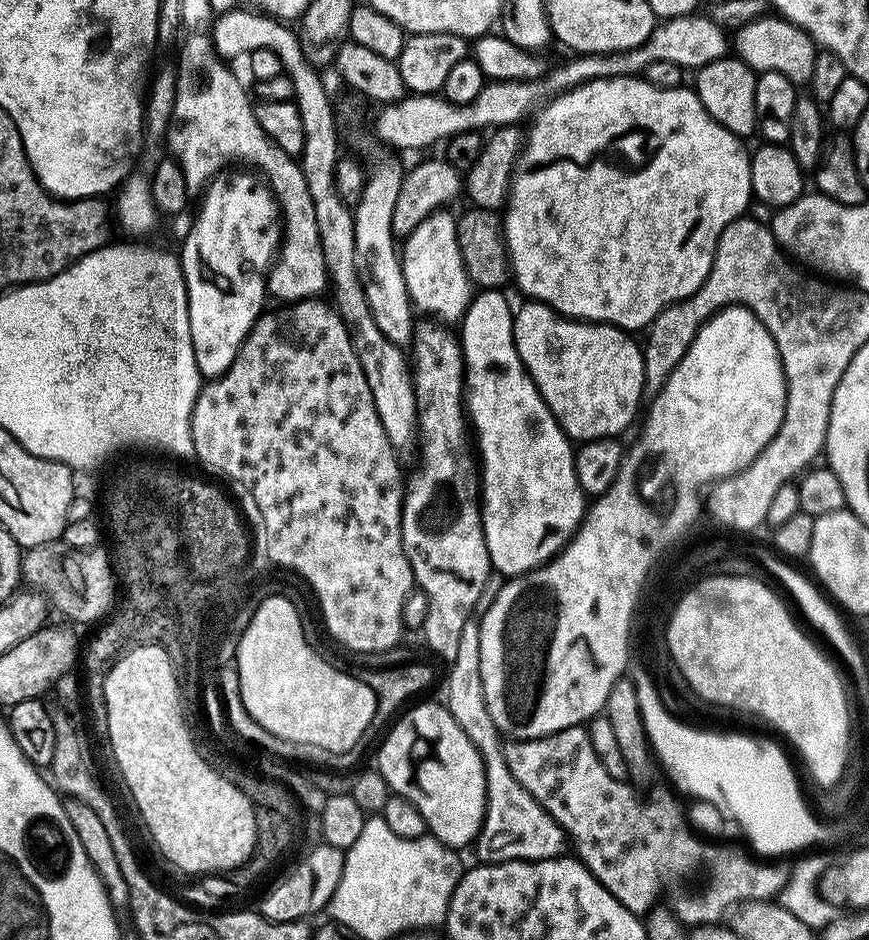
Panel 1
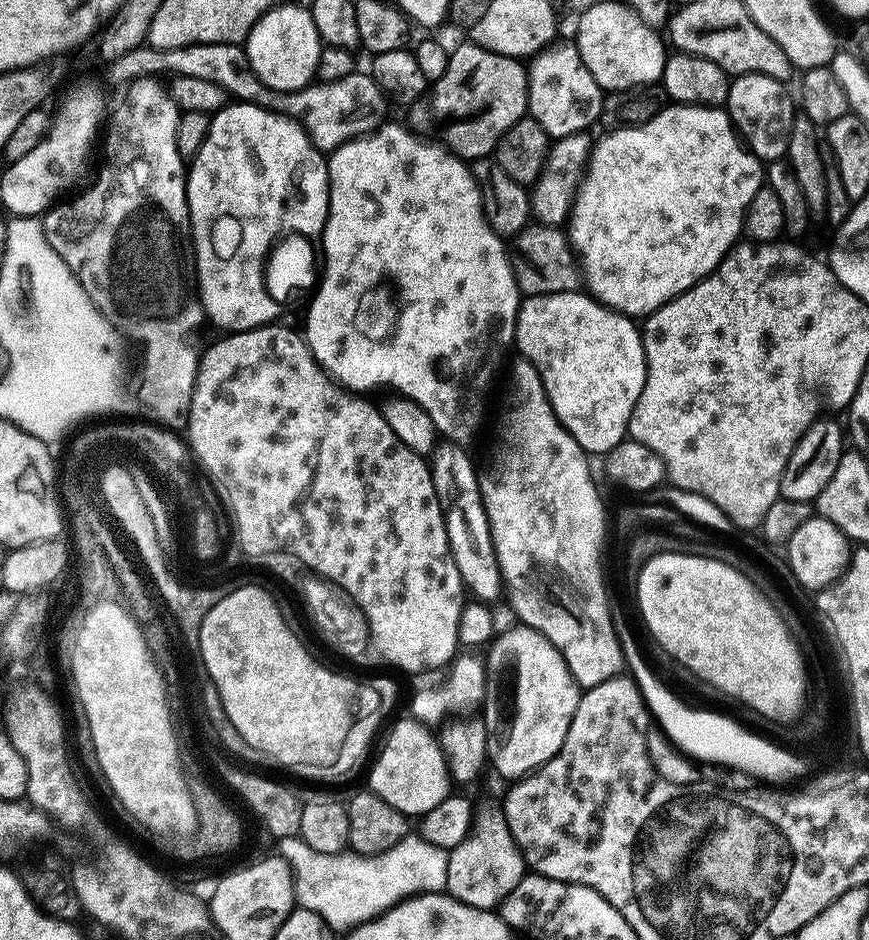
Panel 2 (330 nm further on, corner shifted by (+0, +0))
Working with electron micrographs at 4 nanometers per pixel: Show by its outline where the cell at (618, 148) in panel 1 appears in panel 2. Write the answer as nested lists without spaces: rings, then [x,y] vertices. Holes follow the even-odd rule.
[[[695,104],[664,106],[661,107],[659,114],[650,118],[650,122],[616,126],[613,129],[613,132],[606,133],[601,140],[597,139],[592,145],[592,151],[572,202],[572,211],[566,221],[566,235],[573,253],[578,257],[582,280],[586,288],[588,284],[587,291],[592,299],[600,301],[615,312],[622,313],[623,316],[647,318],[666,302],[693,288],[698,281],[710,275],[720,265],[725,254],[741,239],[744,215],[750,206],[750,198],[754,198],[756,191],[765,183],[766,176],[762,171],[761,161],[757,160],[756,155],[749,152],[742,143],[732,123],[732,117],[723,107],[705,108]]]

